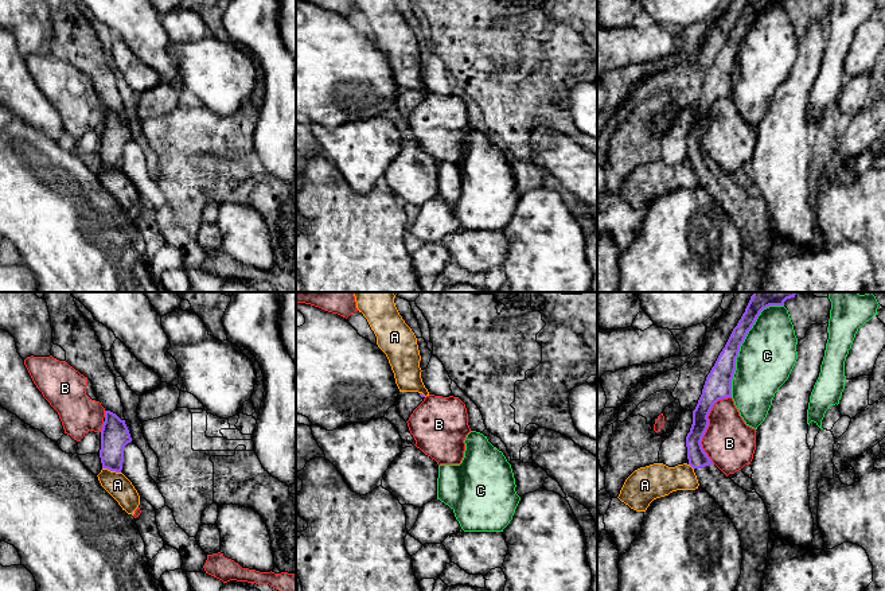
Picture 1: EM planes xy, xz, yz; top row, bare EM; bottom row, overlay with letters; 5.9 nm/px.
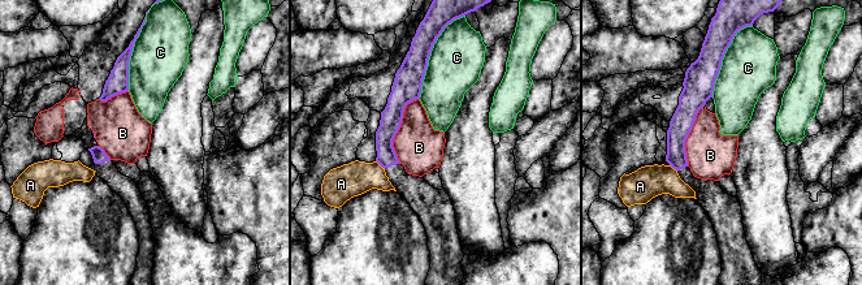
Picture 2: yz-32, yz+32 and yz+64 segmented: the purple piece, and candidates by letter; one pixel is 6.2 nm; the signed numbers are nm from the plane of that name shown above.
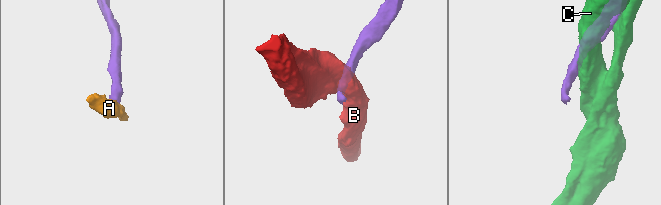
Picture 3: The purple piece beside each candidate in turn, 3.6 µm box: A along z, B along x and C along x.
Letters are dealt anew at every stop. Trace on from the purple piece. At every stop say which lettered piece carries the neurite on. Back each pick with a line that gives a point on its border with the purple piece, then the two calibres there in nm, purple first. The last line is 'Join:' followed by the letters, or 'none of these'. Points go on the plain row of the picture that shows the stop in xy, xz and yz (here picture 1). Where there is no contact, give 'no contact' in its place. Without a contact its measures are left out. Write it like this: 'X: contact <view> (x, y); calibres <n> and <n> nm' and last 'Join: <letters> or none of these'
Join: none of these

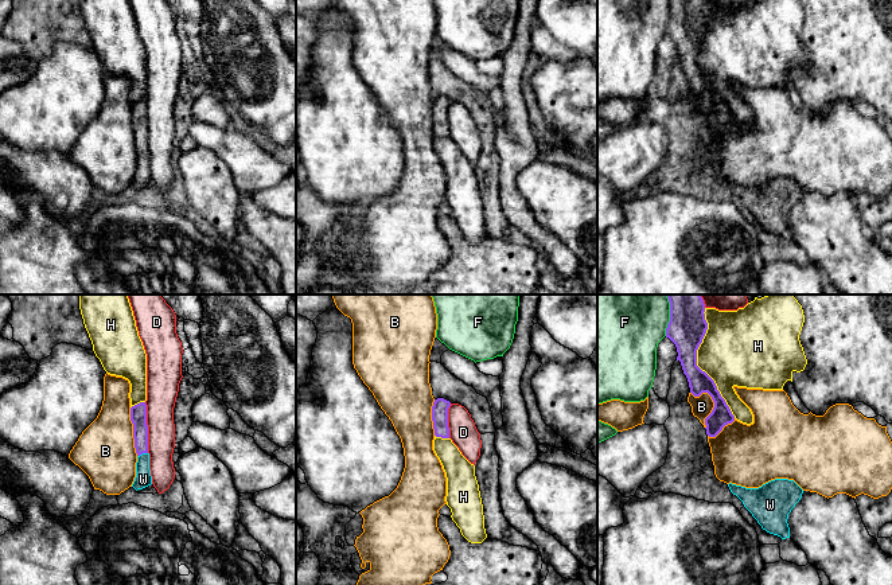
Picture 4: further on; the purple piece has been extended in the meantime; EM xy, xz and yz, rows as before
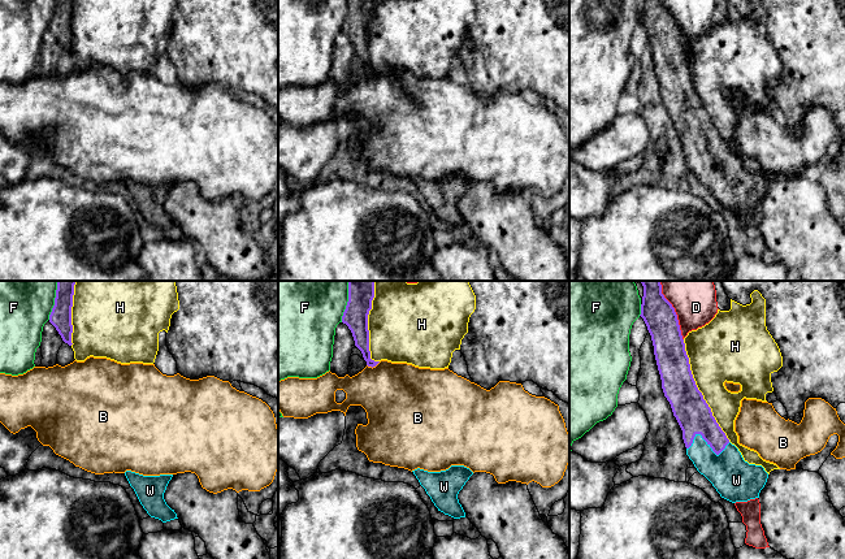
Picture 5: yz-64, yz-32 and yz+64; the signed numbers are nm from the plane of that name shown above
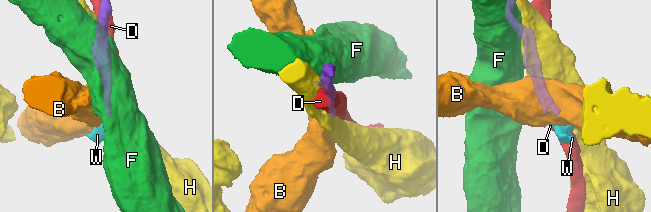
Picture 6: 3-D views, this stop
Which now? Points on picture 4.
W: contact xy (141, 152); calibres 100 and 100 nm
Join: W

